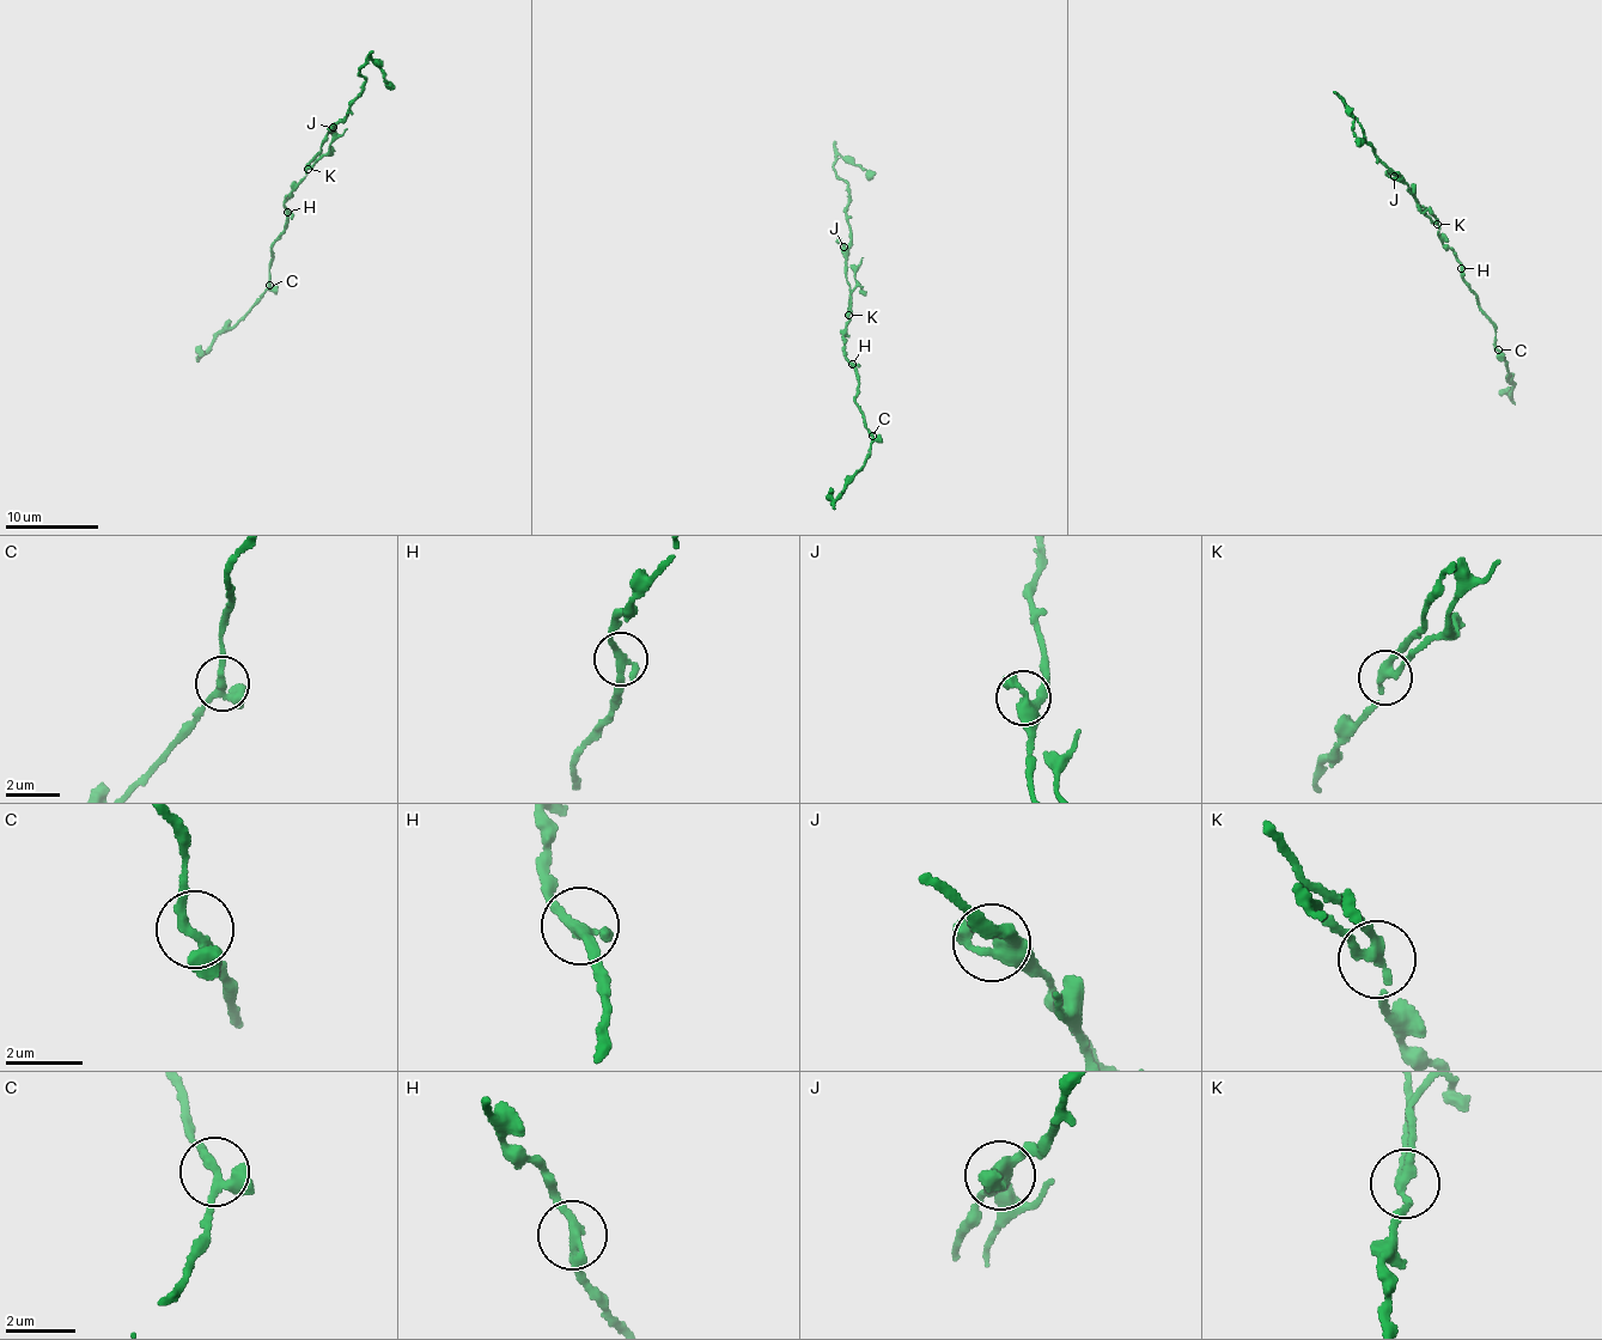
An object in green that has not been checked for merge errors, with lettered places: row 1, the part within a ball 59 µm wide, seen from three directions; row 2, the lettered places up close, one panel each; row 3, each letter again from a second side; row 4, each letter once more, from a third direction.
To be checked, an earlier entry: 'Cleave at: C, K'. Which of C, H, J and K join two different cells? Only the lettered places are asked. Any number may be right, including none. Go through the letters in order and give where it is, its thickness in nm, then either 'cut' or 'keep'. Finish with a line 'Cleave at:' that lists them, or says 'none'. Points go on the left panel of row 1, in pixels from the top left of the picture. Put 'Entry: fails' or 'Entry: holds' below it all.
C: (269, 285) | 240 nm | keep
H: (287, 212) | 280 nm | keep
J: (333, 127) | 360 nm | keep
K: (308, 169) | 280 nm | cut
Cleave at: K
Entry: fails

